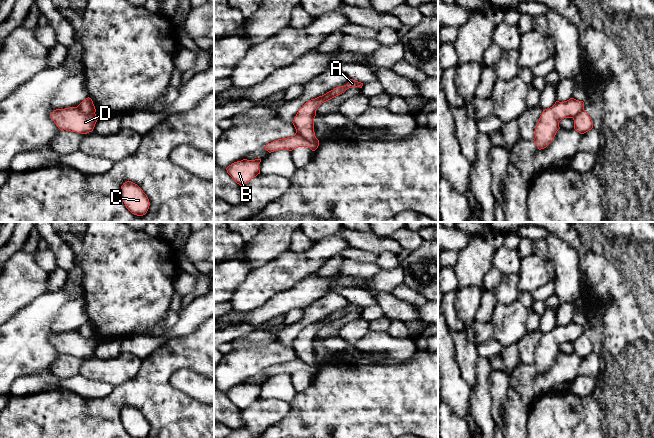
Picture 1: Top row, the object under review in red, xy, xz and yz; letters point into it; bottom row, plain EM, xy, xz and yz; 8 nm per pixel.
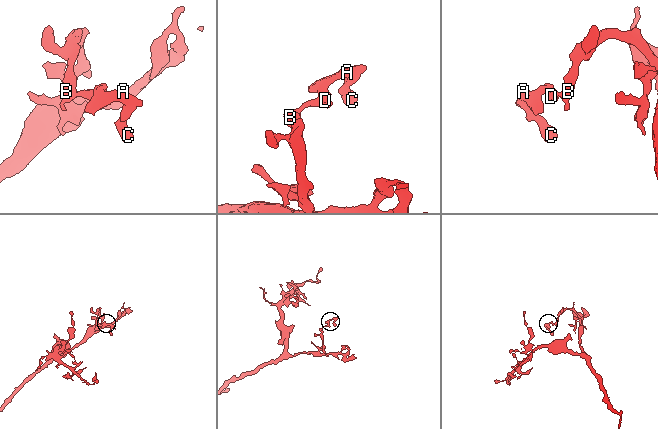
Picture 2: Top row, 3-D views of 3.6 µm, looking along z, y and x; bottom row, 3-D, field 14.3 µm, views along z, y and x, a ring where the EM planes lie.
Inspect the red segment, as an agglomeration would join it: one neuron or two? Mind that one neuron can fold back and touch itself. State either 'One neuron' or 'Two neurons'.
Two neurons

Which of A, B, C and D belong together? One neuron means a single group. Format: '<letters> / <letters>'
A C / B D

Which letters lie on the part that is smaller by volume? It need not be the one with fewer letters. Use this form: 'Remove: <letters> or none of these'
Remove: A, C

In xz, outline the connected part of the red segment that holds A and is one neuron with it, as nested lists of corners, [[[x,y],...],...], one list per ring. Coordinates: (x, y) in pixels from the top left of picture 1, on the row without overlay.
[[[349,303],[346,309],[336,311],[333,314],[327,316],[326,318],[306,326],[302,331],[300,331],[292,346],[296,353],[296,356],[304,361],[307,365],[319,366],[314,356],[314,342],[316,340],[317,332],[322,327],[344,317],[349,312],[362,312],[362,310],[363,307],[355,305],[353,303]]]

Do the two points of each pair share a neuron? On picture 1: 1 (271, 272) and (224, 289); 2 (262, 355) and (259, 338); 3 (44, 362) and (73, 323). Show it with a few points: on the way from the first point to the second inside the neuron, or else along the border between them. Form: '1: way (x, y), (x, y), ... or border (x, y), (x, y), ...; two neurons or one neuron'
1: border (252, 270), (227, 301); two neurons
2: border (278, 341), (238, 349); two neurons
3: border (61, 309), (52, 324), (52, 329), (55, 332); two neurons

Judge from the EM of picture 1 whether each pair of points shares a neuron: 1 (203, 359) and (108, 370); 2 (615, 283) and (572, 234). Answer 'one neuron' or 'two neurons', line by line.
1: two neurons
2: one neuron

